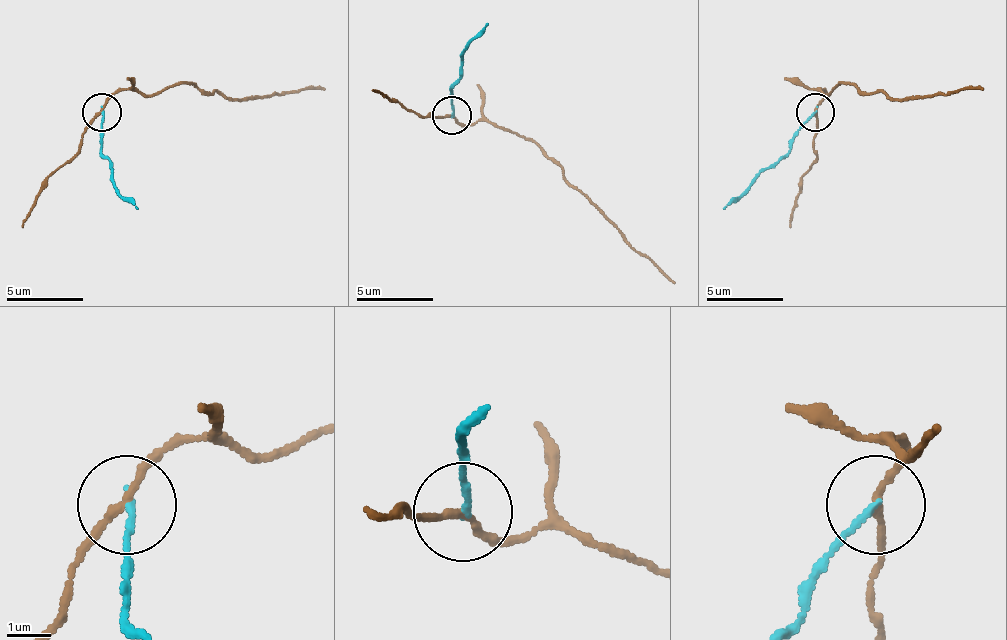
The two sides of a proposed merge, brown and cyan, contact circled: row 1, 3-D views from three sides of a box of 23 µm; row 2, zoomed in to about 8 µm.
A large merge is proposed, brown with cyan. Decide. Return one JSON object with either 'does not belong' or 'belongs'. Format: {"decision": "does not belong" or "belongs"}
{"decision": "does not belong"}

